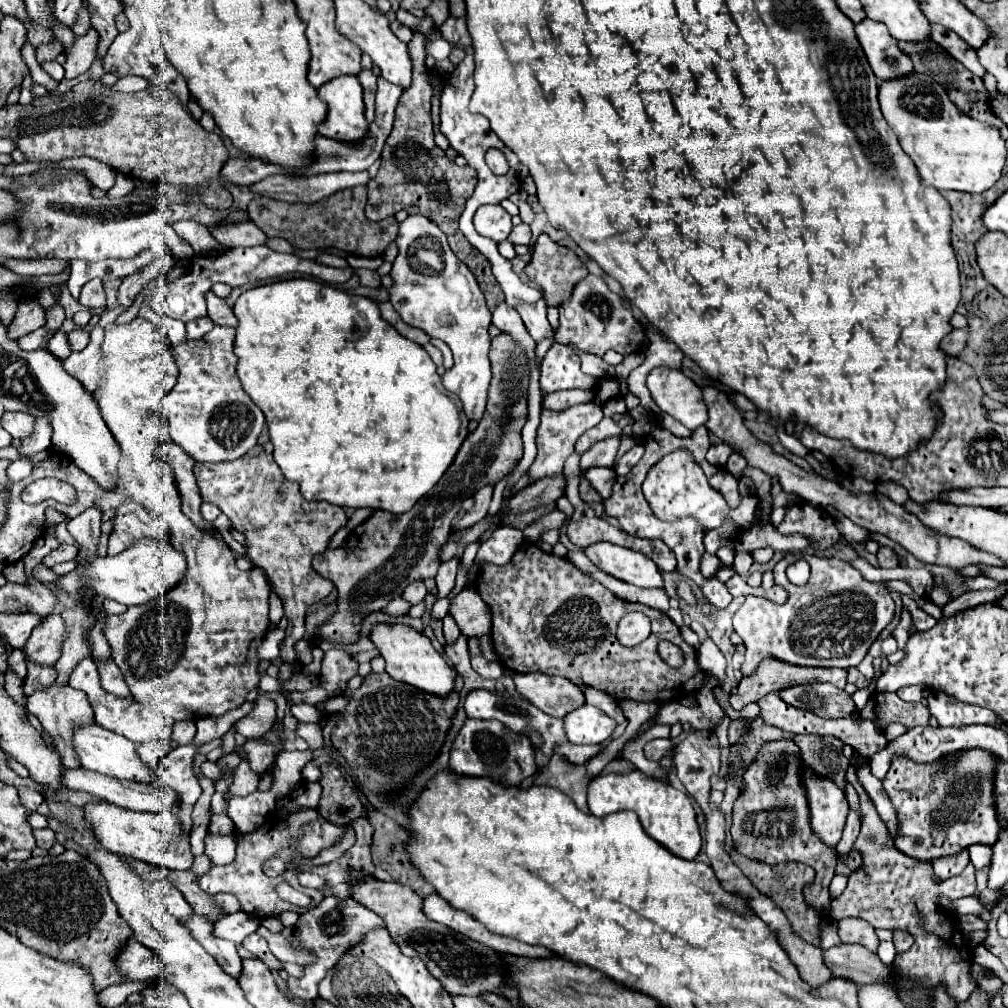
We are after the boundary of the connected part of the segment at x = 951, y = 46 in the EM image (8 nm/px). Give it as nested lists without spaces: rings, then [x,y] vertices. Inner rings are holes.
[[[931,24],[931,40],[937,42],[941,48],[945,48],[957,62],[961,62],[967,70],[971,70],[979,78],[985,74],[985,68],[979,64],[975,50],[971,46],[967,46],[955,32],[951,32],[939,24]]]

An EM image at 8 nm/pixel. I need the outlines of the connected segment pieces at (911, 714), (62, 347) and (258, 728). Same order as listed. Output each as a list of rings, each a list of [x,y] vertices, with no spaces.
[[[875,692],[867,706],[859,712],[861,718],[871,720],[881,732],[889,726],[889,724],[903,724],[905,728],[913,728],[913,726],[927,726],[929,724],[929,710],[927,706],[923,706],[921,702],[909,704],[903,702],[895,692],[893,694],[881,694]]]
[[[55,332],[53,338],[49,340],[47,348],[49,348],[51,354],[55,354],[55,356],[61,358],[61,360],[71,354],[71,344],[69,344],[69,338],[67,338],[65,332]]]
[[[257,696],[255,708],[247,716],[237,720],[233,724],[233,730],[243,738],[263,736],[271,728],[273,720],[275,720],[275,708],[277,708],[275,702],[271,702],[267,696]]]

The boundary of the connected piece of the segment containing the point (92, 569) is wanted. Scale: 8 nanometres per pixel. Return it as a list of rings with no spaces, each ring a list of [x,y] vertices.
[[[143,538],[137,540],[131,548],[127,548],[125,552],[117,554],[117,556],[105,556],[105,558],[97,558],[95,562],[91,562],[89,566],[77,568],[73,572],[69,572],[67,576],[63,576],[59,580],[59,586],[63,590],[67,590],[71,596],[77,596],[77,588],[79,582],[87,580],[87,584],[91,582],[91,586],[105,598],[117,600],[125,606],[135,606],[135,604],[145,604],[153,598],[163,596],[167,590],[171,590],[185,572],[185,560],[183,560],[183,552],[175,550],[169,544],[161,544],[157,540],[151,538]]]

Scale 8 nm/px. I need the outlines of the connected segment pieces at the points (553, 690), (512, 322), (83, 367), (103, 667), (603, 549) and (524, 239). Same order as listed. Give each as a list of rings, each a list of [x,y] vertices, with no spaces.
[[[513,674],[517,692],[549,716],[563,718],[571,710],[585,704],[583,692],[561,676],[547,674]]]
[[[505,302],[499,304],[493,312],[493,324],[505,332],[505,334],[511,334],[511,338],[515,340],[515,344],[519,344],[525,352],[525,356],[529,358],[529,364],[533,366],[535,364],[535,340],[531,338],[531,334],[527,332],[523,320],[519,320],[519,314],[515,308],[507,306]]]
[[[95,326],[91,330],[91,342],[87,344],[87,348],[73,352],[67,360],[63,360],[65,370],[75,376],[87,392],[95,392],[97,382],[99,382],[99,372],[101,372],[101,346],[103,342],[103,328]]]
[[[109,660],[107,664],[97,664],[97,670],[99,670],[101,686],[105,692],[119,696],[119,698],[131,698],[131,692],[121,676],[121,670],[117,668],[117,664],[113,660]]]
[[[591,544],[583,550],[587,558],[603,572],[635,584],[643,588],[659,588],[663,586],[661,572],[659,568],[643,554],[629,550],[629,548],[619,548],[615,544]]]
[[[527,224],[515,226],[513,232],[509,234],[509,242],[511,244],[529,244],[531,242],[531,228]]]

